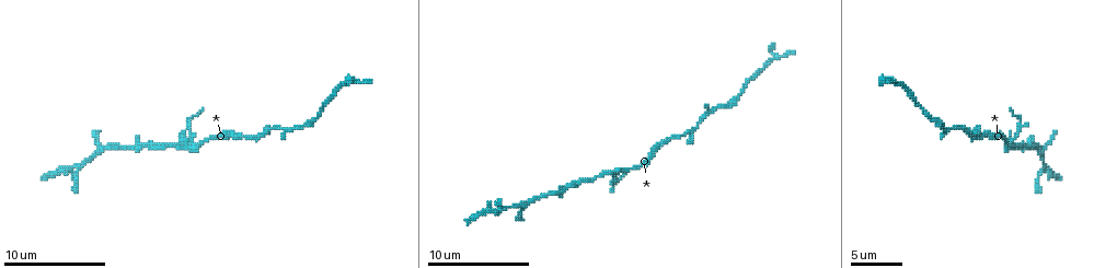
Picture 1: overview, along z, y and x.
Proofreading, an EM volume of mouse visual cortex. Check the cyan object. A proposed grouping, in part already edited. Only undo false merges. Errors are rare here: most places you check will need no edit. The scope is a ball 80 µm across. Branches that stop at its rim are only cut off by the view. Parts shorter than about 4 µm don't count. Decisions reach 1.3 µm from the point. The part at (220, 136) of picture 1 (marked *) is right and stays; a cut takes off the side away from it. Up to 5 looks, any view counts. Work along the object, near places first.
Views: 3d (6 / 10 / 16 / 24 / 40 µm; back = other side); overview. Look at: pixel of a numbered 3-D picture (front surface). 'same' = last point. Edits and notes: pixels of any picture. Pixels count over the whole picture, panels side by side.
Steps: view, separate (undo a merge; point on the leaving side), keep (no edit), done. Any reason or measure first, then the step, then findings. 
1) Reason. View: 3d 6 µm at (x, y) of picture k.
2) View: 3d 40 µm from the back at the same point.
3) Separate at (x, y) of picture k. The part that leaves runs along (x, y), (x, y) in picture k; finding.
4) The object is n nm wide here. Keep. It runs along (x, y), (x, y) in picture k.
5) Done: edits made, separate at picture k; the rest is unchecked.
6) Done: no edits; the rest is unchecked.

A narrow waist. View: 3d 6 µm at (510, 206) of picture 1.

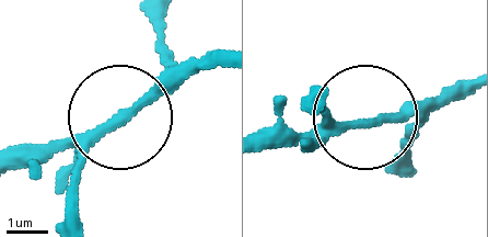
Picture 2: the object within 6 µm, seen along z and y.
Keep. It runs along (461, 83), (325, 132), (262, 132) in picture 2; all the same neuron.

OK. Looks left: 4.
Sudden change in width. View: 3d 10 µm at (1024, 145) of picture 1.

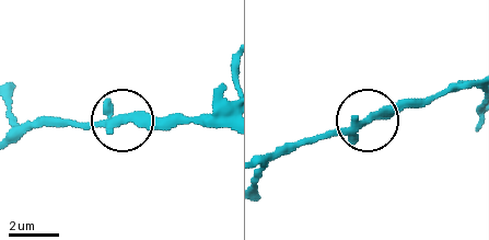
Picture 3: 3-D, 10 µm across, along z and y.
From behind. View: 3d 10 µm from the back at (115, 120) of picture 3.

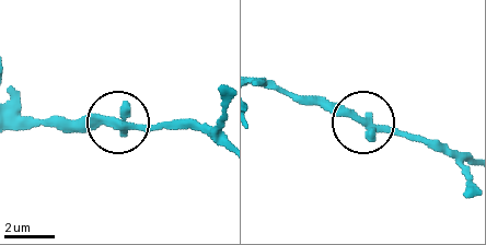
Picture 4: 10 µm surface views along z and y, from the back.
3 arms meet here. Keep. All the same neuron.

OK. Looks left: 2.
Thick turns thin. View: 3d 16 µm at (299, 126) of picture 1.

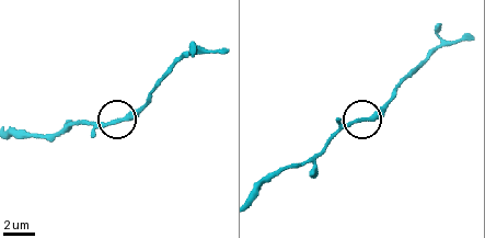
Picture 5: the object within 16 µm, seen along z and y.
View: 3d 16 µm from the back at (119, 121) of picture 5.

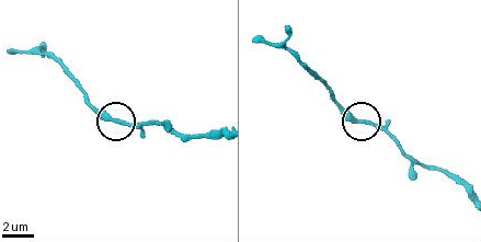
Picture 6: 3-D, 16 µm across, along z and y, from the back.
Keep. It runs along (465, 187), (410, 159), (382, 130), (351, 115), (329, 93) in picture 6; continuous, no second neuron.

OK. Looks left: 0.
Done: no edits; the rest is unchecked.

